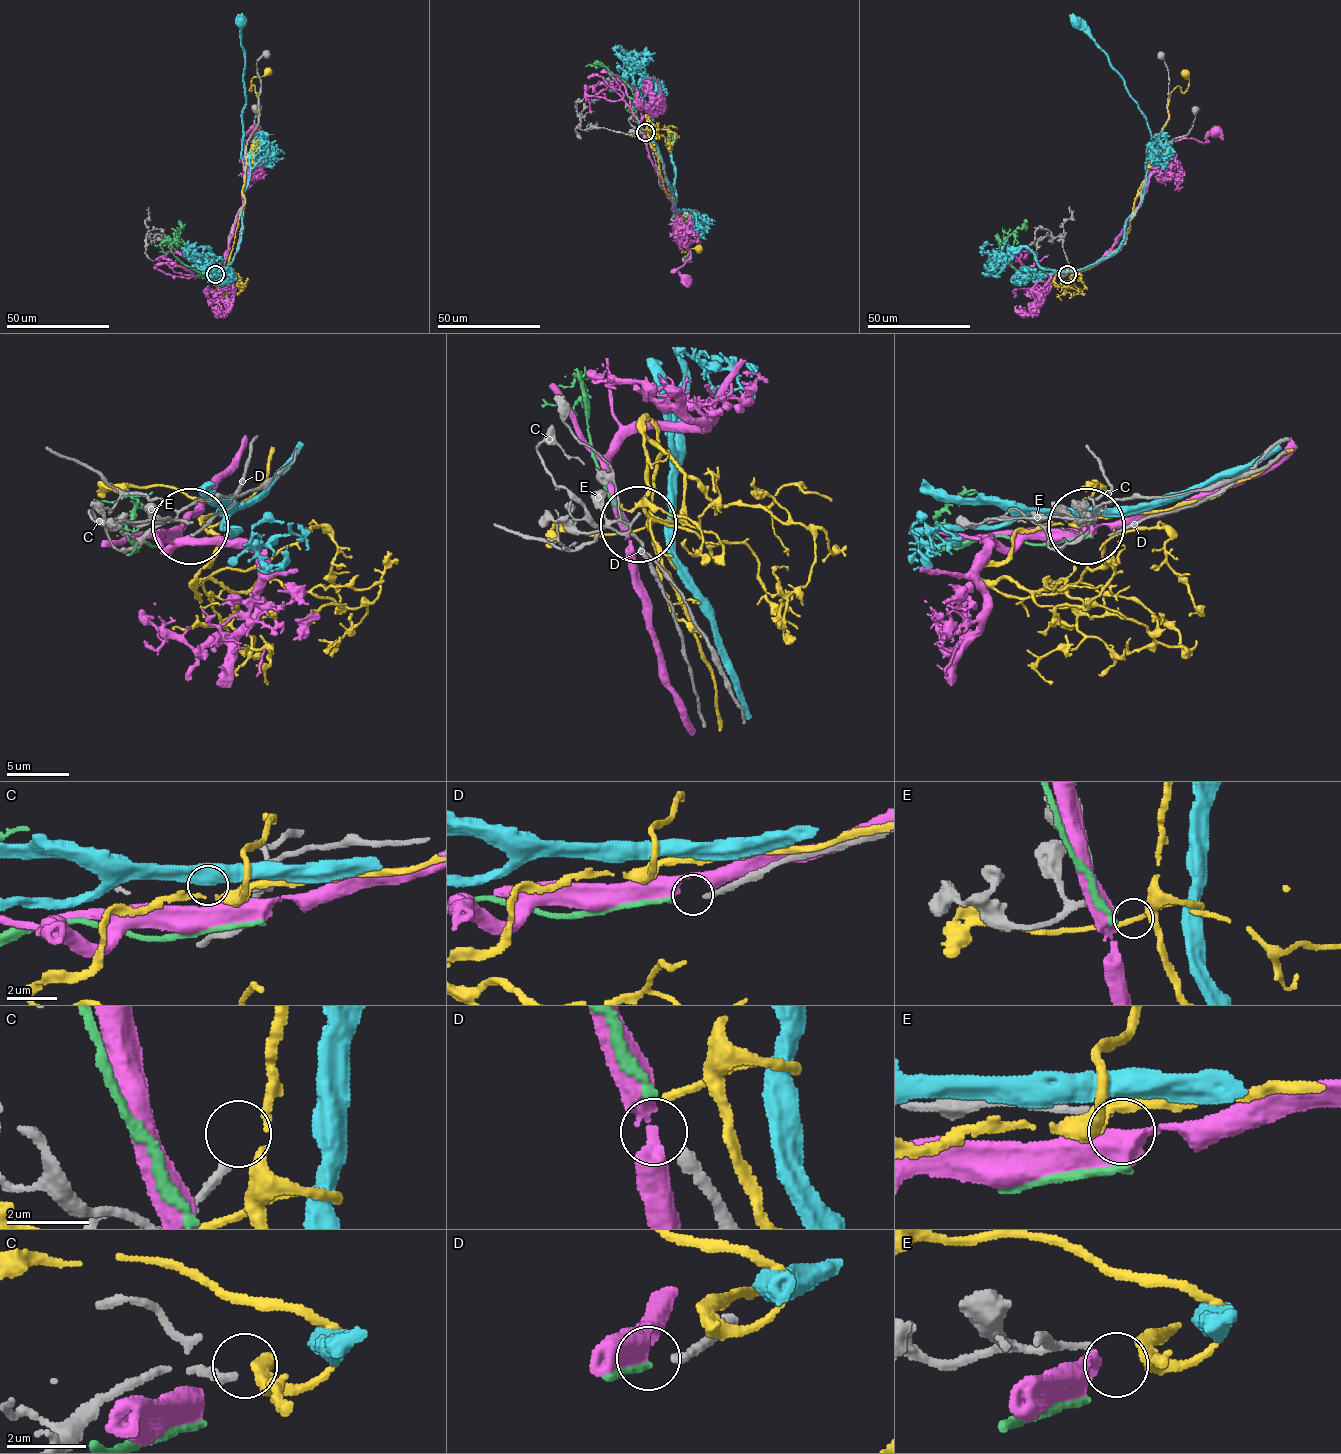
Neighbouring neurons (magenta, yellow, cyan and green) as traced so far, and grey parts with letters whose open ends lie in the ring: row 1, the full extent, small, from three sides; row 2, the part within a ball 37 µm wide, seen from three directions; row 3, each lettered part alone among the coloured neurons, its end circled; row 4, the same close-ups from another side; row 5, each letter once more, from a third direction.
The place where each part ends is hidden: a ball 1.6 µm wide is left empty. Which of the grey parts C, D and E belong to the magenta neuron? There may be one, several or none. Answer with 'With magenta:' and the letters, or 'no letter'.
With magenta: no letter

